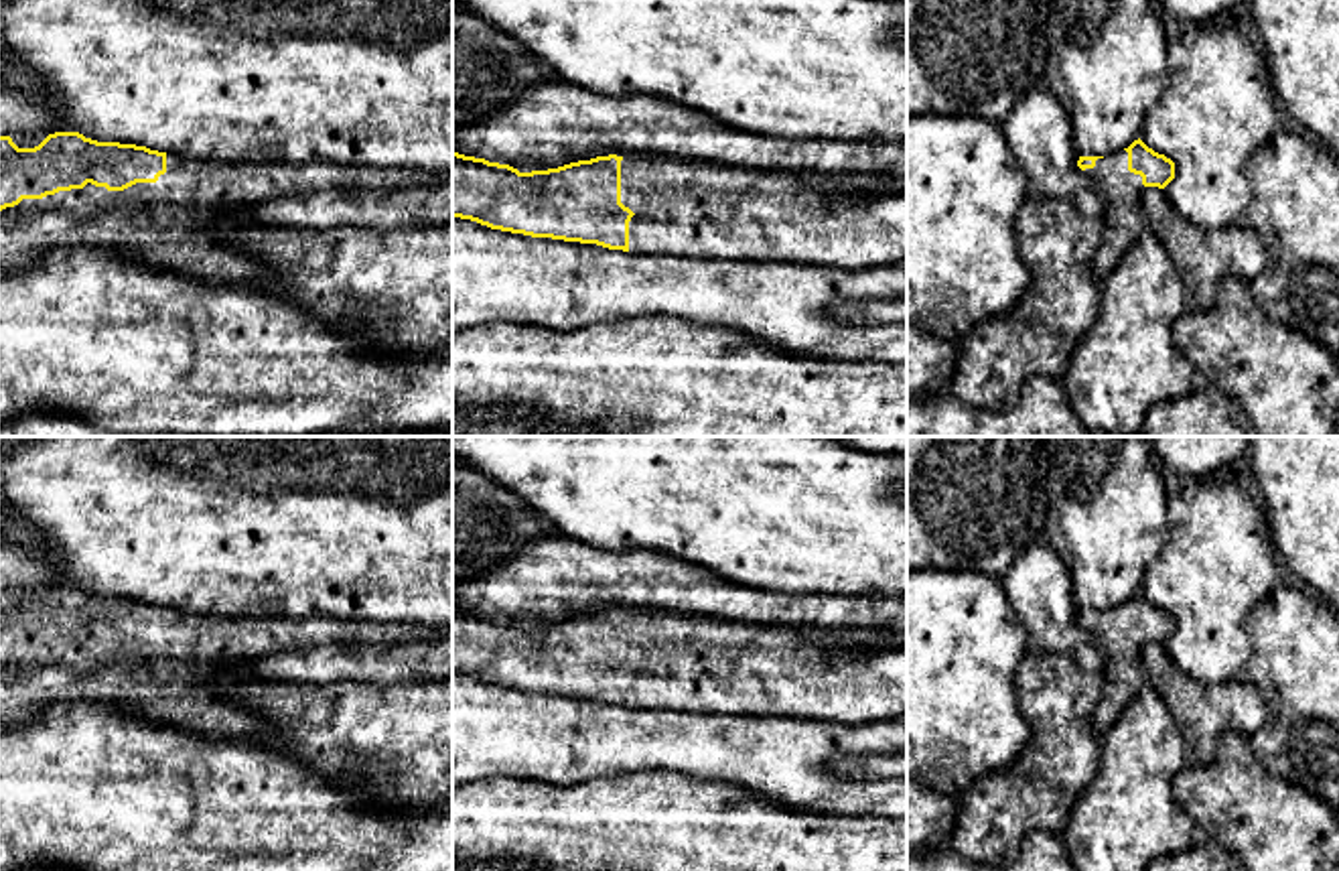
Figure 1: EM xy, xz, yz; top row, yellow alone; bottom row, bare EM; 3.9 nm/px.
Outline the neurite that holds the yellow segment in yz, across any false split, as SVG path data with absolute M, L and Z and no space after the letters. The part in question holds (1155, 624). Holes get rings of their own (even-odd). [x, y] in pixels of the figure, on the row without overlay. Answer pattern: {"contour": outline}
{"contour": "M1138 593L1108 611L1079 611L1077 621L1096 635L1104 652L1102 700L1094 713L1094 729L1102 737L1146 684L1142 646L1165 644L1175 633L1175 617Z"}

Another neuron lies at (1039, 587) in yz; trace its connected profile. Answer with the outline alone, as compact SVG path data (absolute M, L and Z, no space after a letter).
M1045 540L1025 548L1002 583L1029 648L1061 654L1083 670L1102 670L1104 652L1077 621L1069 571Z

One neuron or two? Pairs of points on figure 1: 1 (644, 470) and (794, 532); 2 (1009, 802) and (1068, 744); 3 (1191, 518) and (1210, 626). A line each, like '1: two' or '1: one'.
1: one
2: one
3: one

